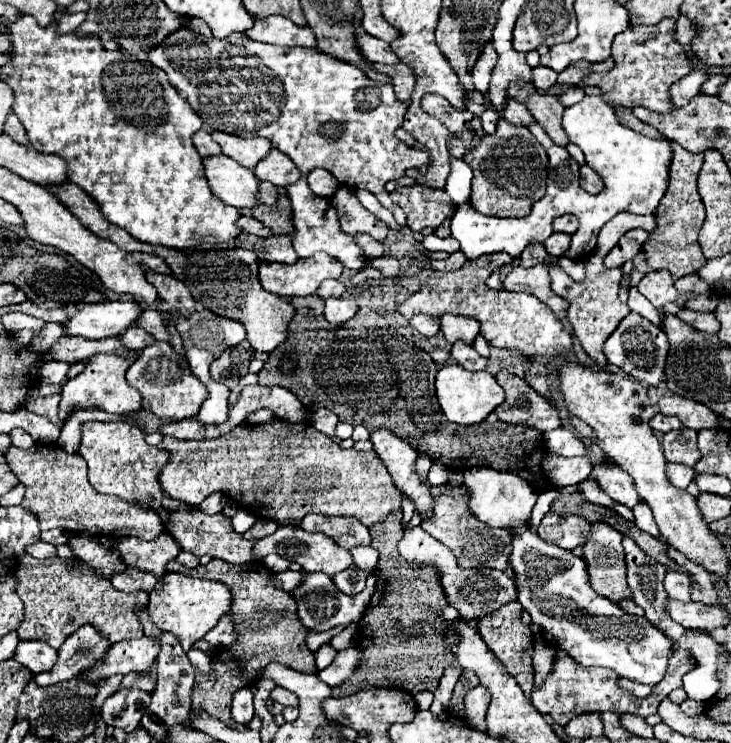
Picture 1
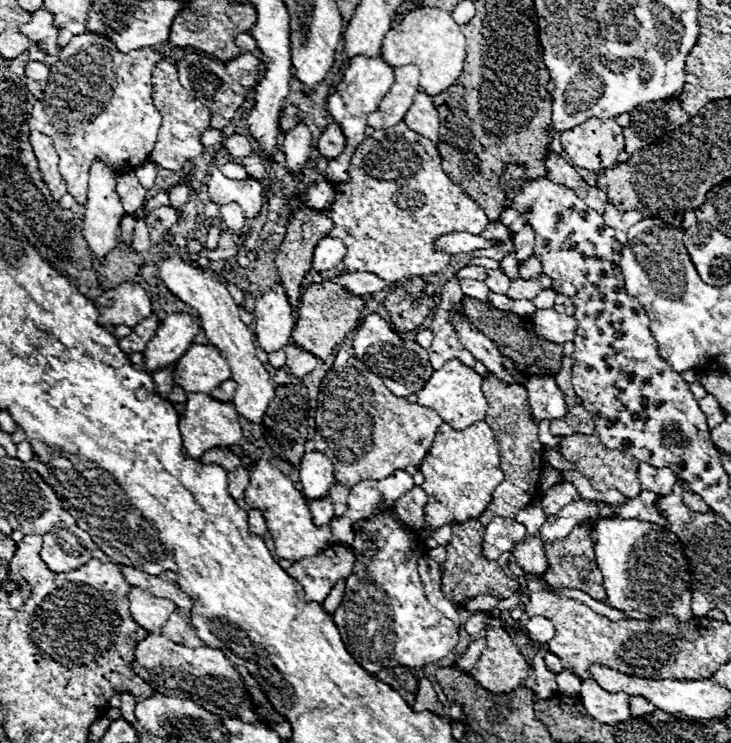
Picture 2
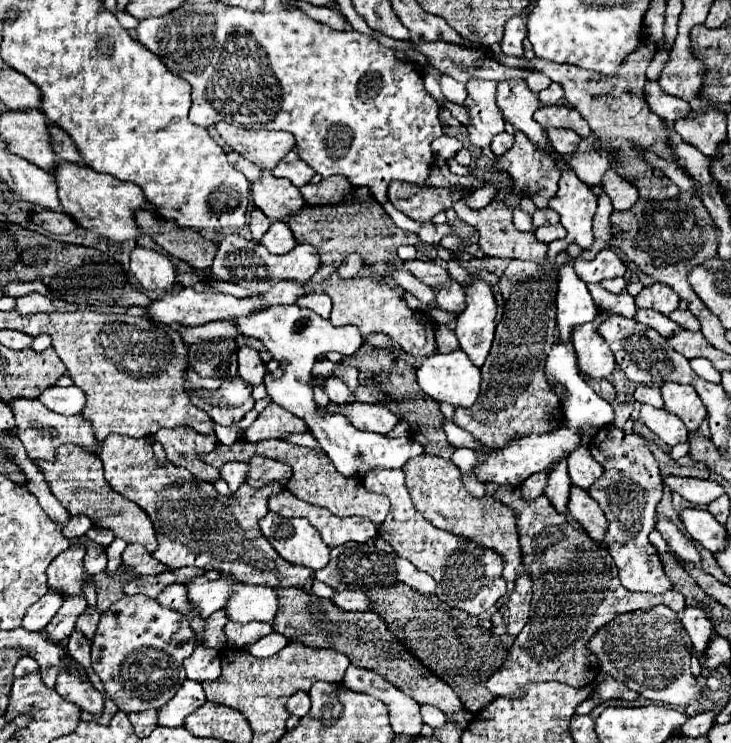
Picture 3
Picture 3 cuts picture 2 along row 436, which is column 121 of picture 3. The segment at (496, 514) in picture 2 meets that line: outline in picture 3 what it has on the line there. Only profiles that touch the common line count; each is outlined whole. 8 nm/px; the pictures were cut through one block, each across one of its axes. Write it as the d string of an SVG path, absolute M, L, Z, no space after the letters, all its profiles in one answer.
M64 444L56 450L54 462L36 460L34 464L40 468L40 472L44 474L46 482L52 490L52 494L56 496L56 500L60 500L60 504L68 510L70 516L84 514L92 520L94 526L110 530L116 538L122 538L128 544L140 544L146 550L156 550L158 542L156 542L154 526L152 526L148 514L138 504L134 504L134 502L126 500L124 496L116 494L106 484L104 468L102 468L100 458L90 454L88 450L82 450L76 444Z

